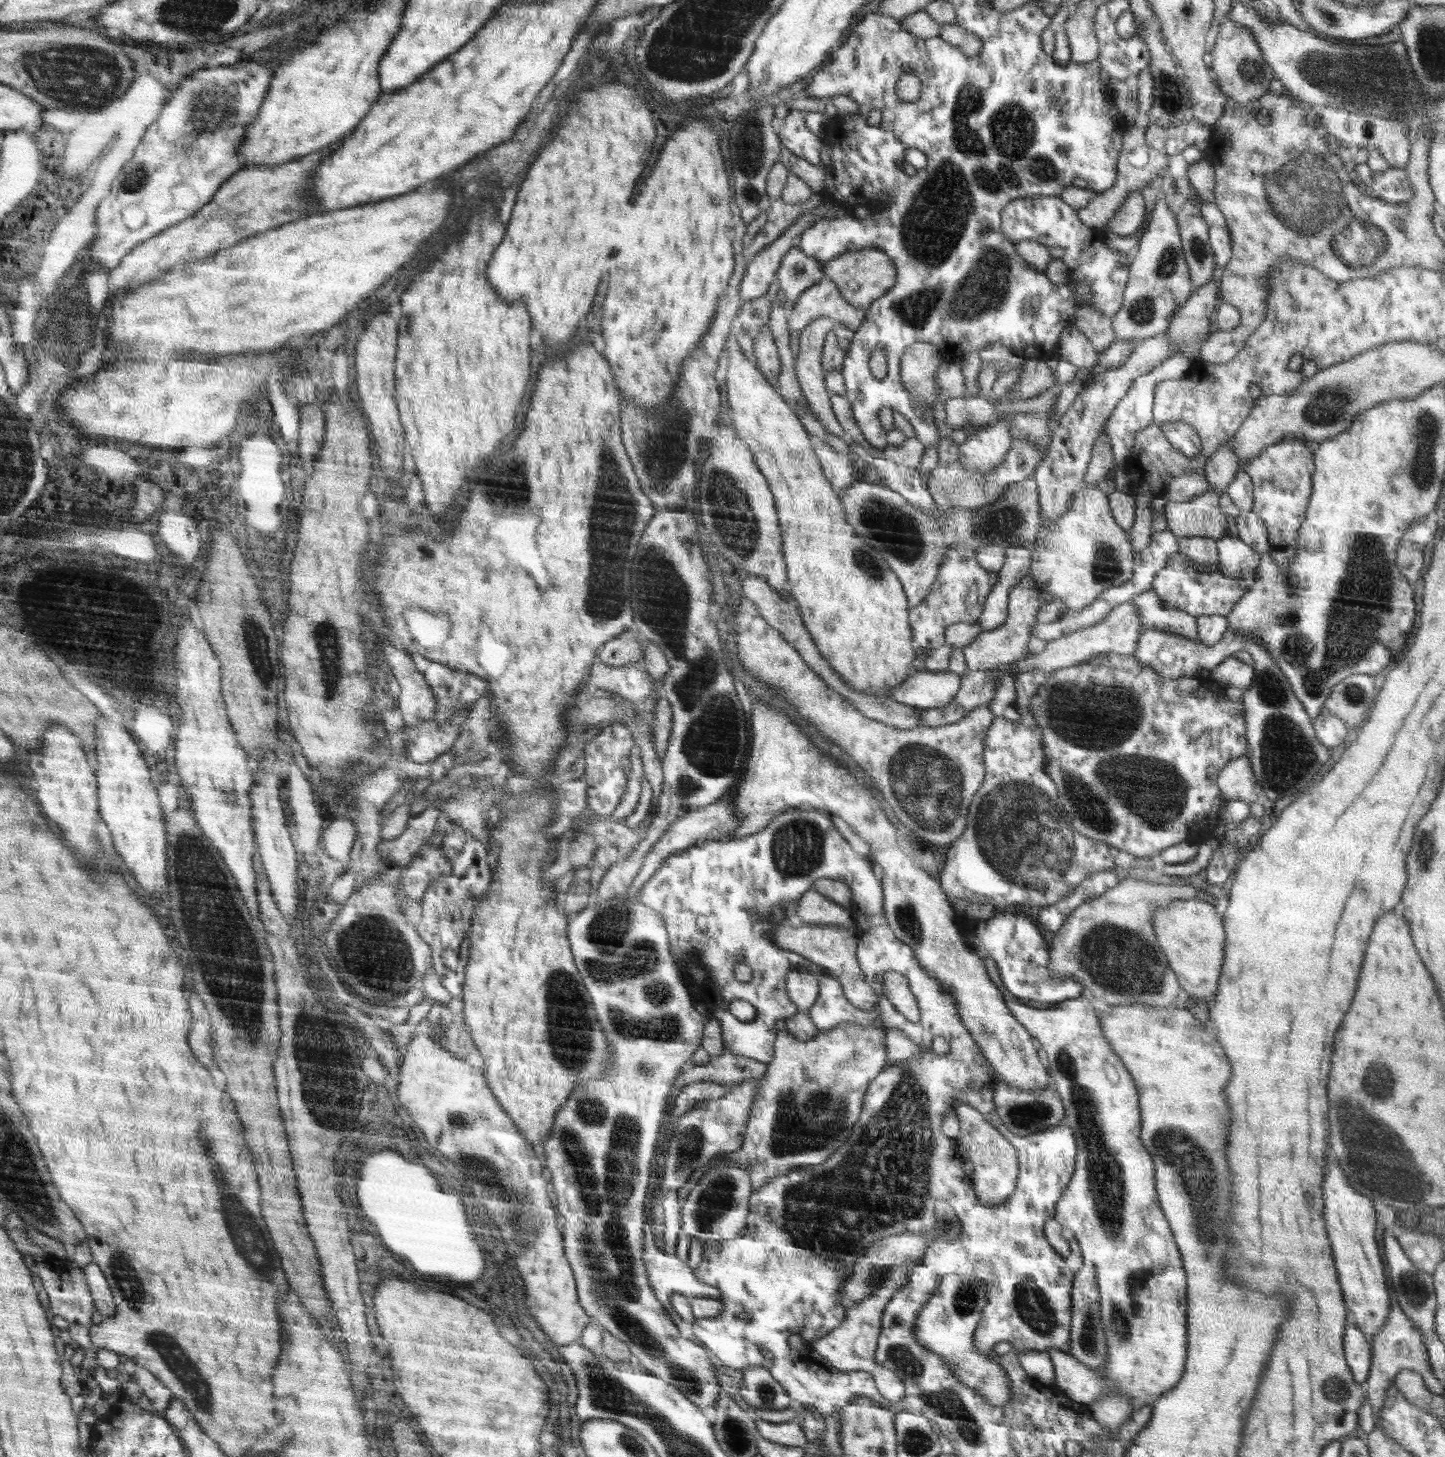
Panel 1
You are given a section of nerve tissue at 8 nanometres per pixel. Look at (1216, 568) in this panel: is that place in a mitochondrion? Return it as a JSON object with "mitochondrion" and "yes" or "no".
{"mitochondrion":"no"}

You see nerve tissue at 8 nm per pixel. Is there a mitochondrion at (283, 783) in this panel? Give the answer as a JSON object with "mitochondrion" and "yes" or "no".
{"mitochondrion":"no"}

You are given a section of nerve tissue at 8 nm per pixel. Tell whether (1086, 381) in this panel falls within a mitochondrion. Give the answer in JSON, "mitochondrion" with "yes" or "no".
{"mitochondrion":"no"}

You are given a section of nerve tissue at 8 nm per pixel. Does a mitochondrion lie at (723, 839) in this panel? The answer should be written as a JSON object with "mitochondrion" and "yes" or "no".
{"mitochondrion":"no"}

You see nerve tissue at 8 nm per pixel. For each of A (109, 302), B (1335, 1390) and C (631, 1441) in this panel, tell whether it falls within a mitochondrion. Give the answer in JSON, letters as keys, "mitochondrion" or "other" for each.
{"A":"other","B":"mitochondrion","C":"mitochondrion"}

